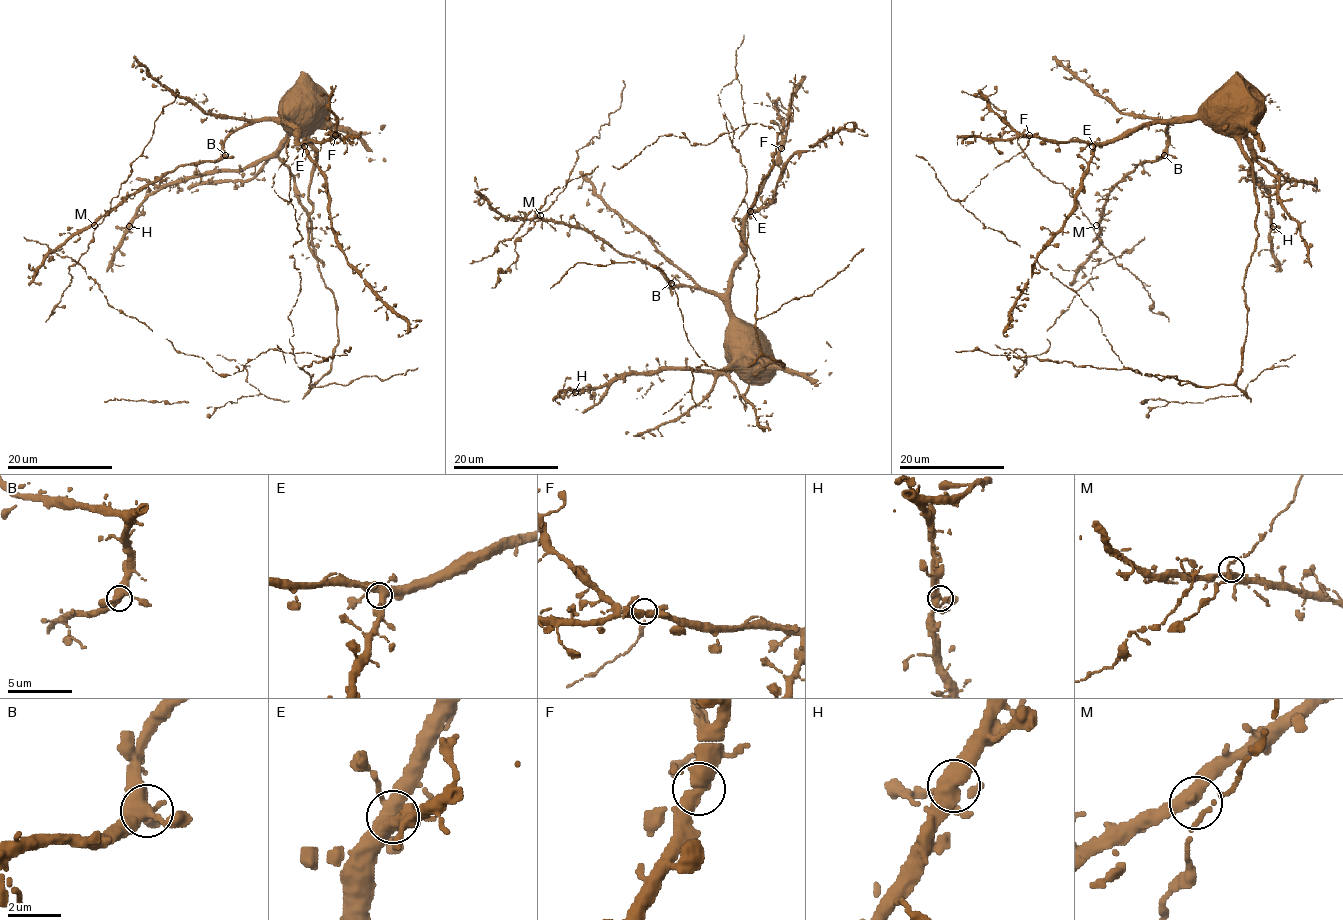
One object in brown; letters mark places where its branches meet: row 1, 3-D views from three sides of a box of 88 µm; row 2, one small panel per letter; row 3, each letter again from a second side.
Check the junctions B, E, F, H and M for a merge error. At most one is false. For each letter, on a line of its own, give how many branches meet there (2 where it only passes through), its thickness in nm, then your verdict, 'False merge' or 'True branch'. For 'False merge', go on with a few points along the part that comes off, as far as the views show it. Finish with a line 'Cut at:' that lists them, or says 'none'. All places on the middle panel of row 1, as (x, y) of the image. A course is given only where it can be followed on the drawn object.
B: Branches: 4. Thickness 380 nm. True branch
E: Branches: 4. Thickness 440 nm. True branch
F: Branches: 4. Thickness 400 nm. True branch
H: Branches: 4. Thickness 400 nm. True branch
M: Branches: 4. Thickness 320 nm. True branch
Cut at: none

